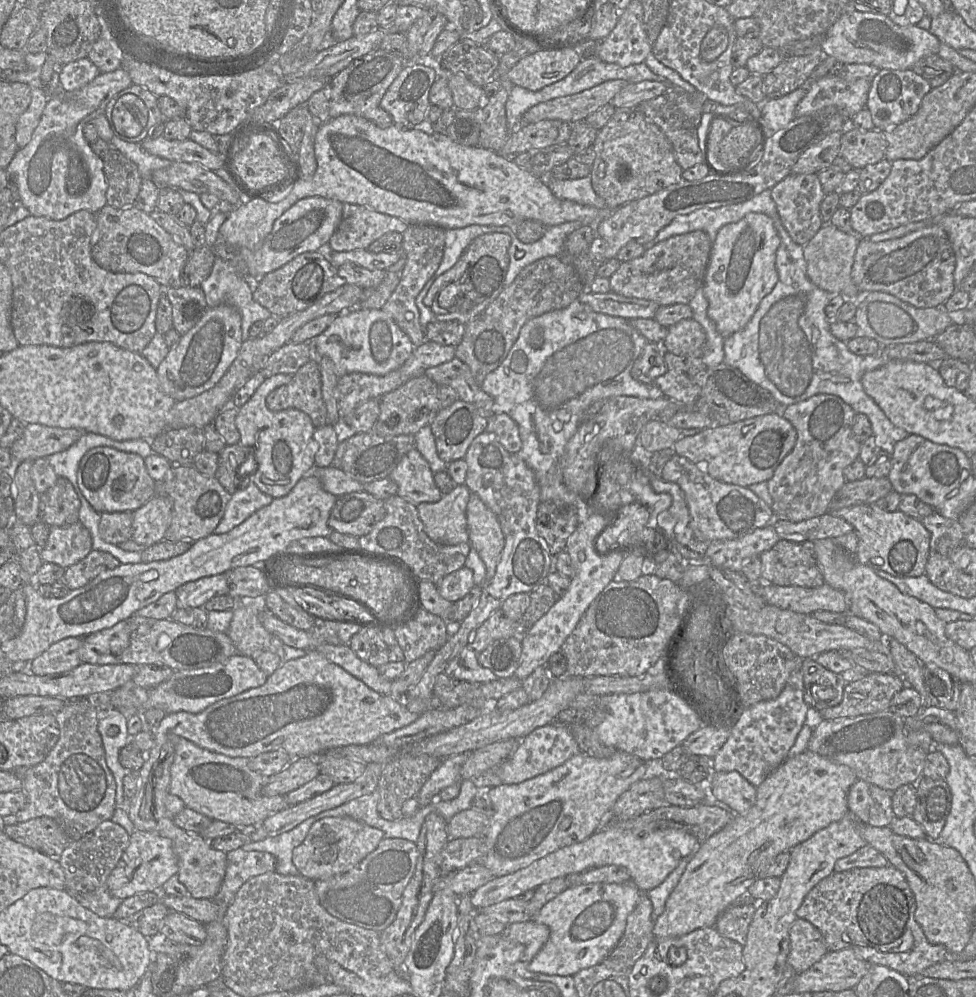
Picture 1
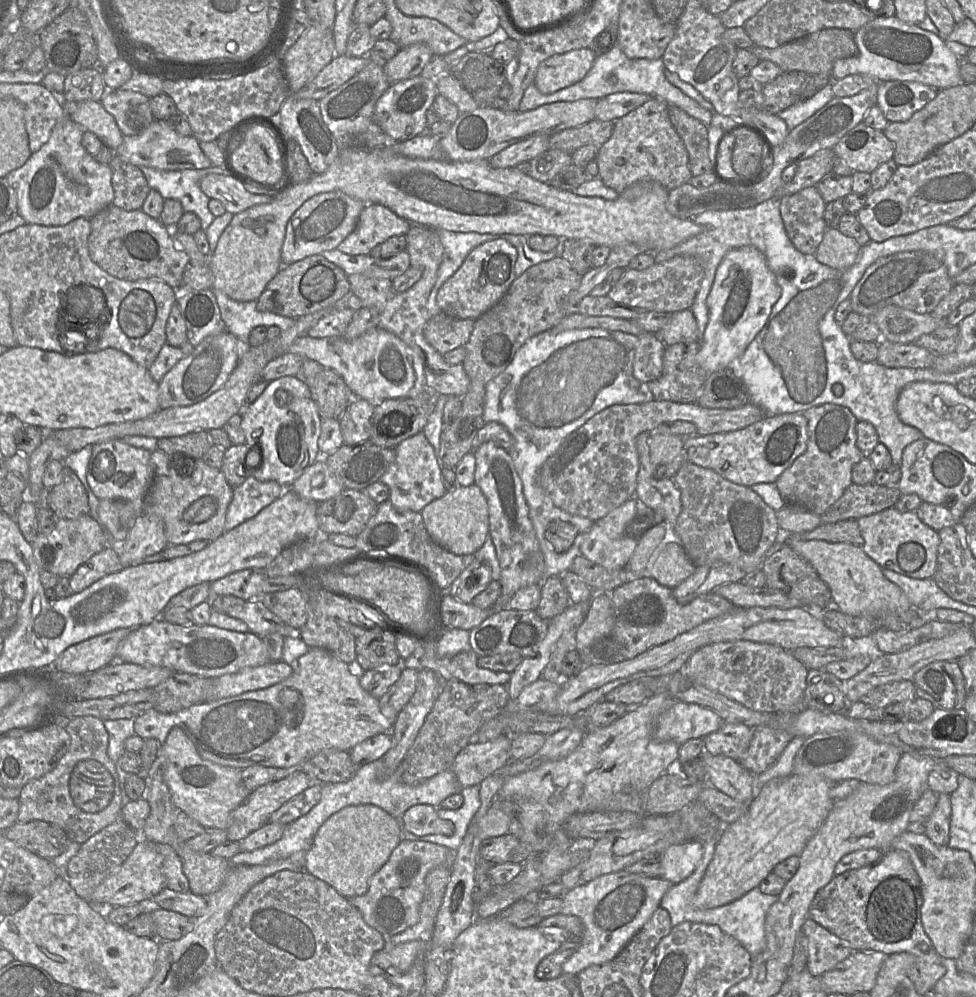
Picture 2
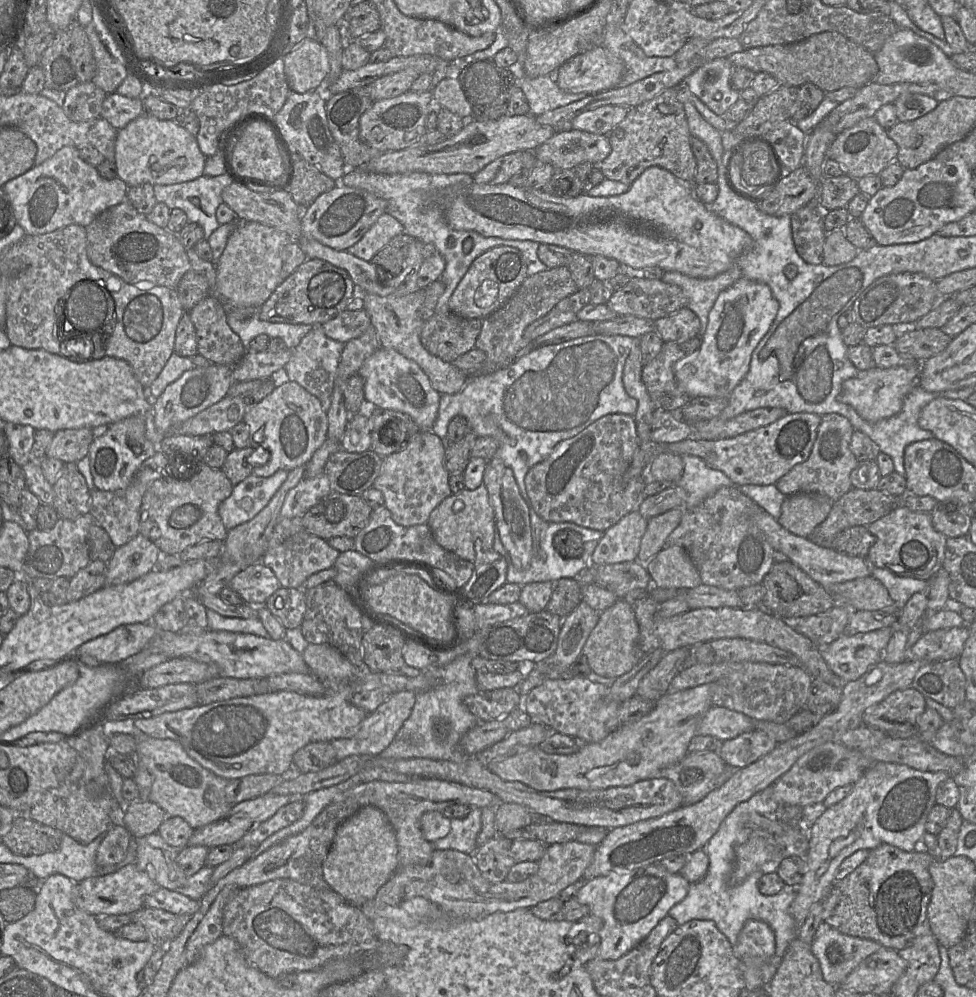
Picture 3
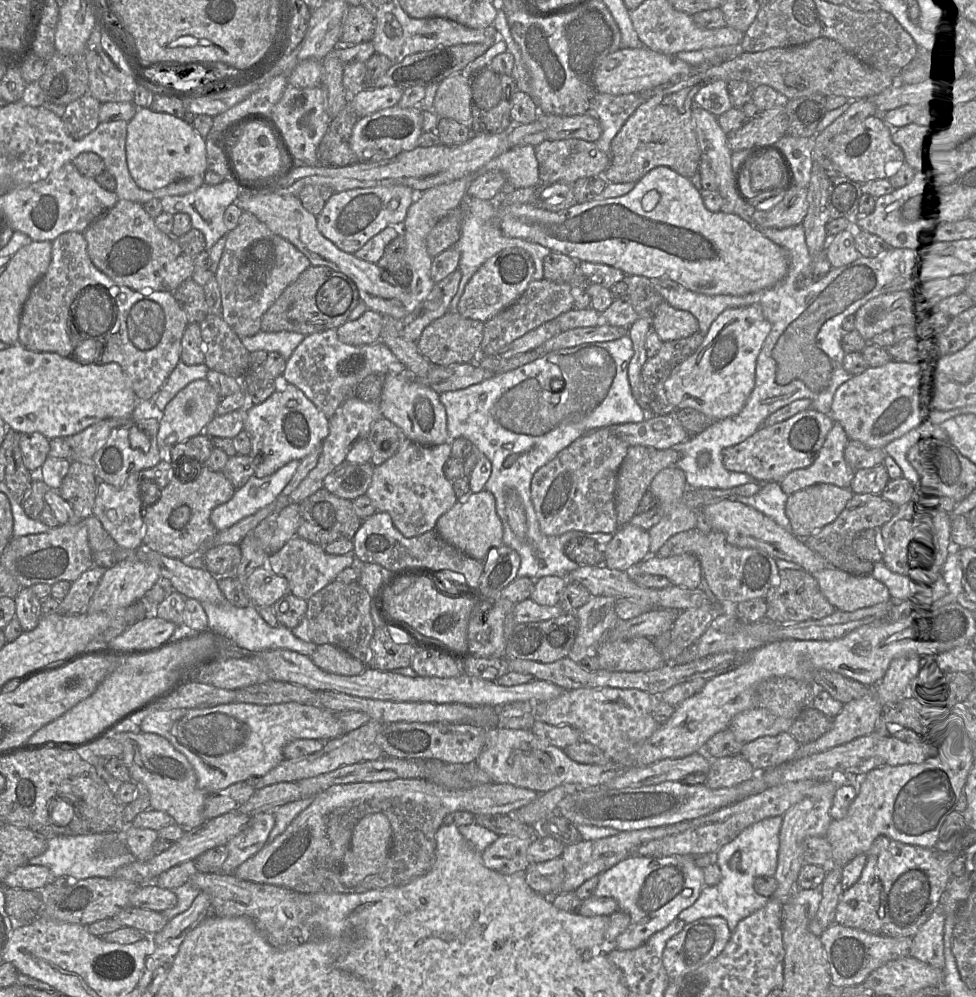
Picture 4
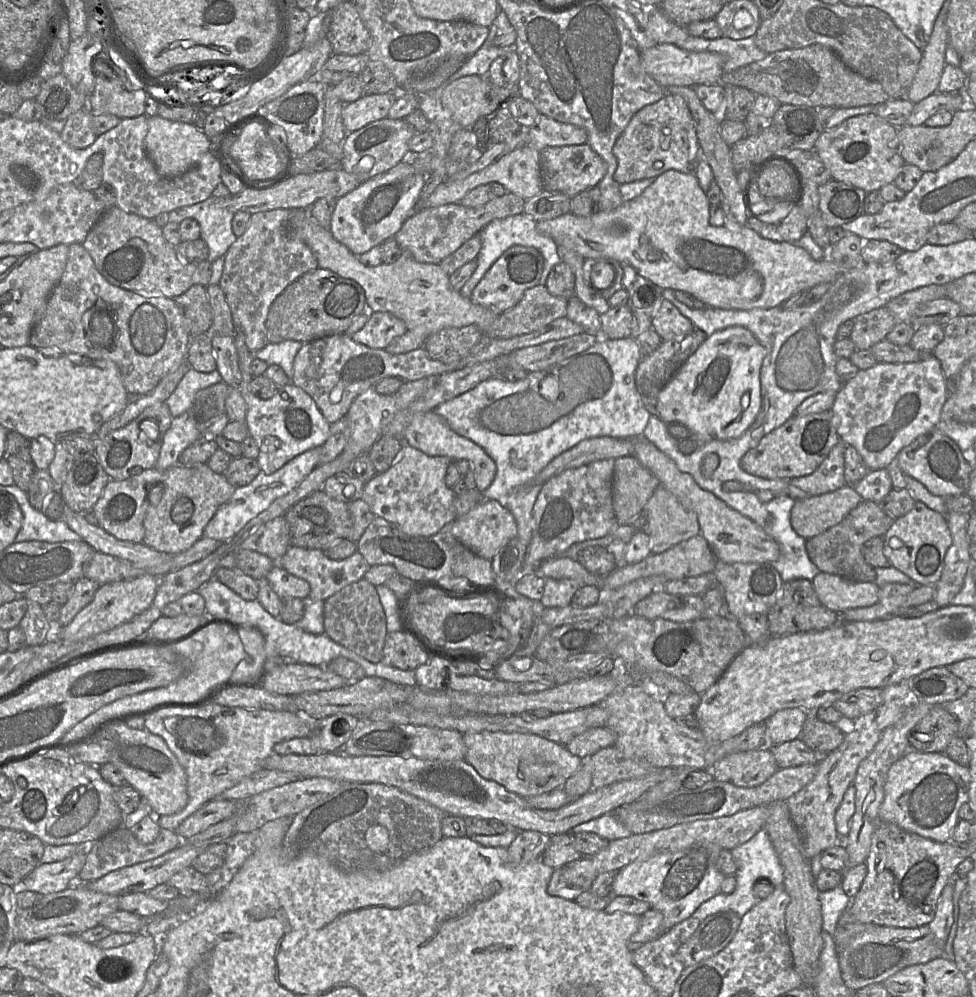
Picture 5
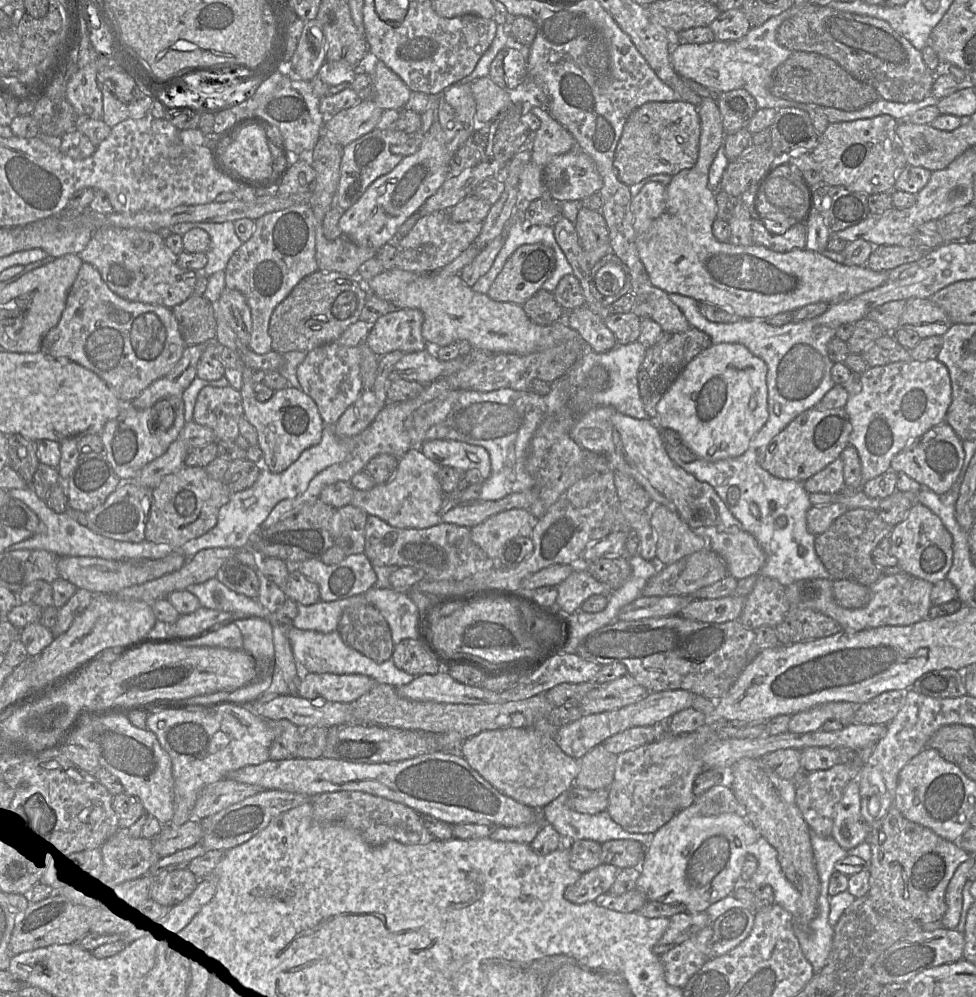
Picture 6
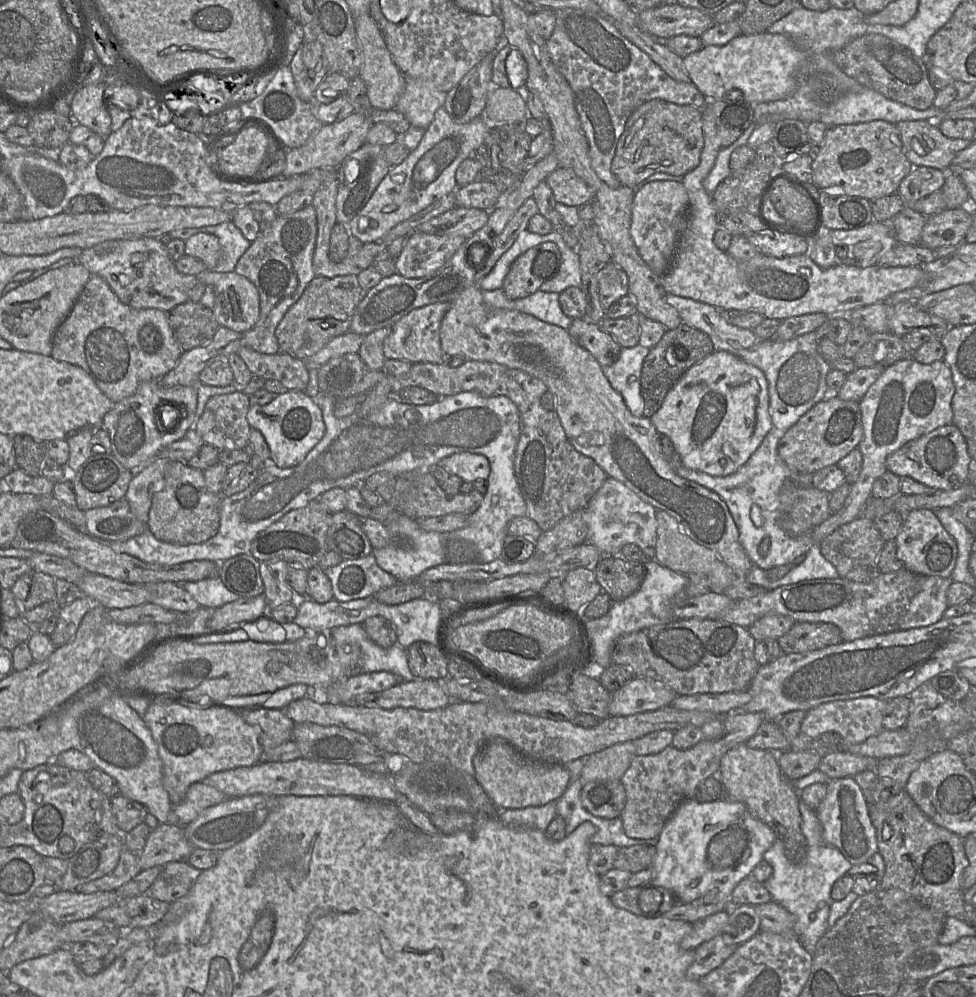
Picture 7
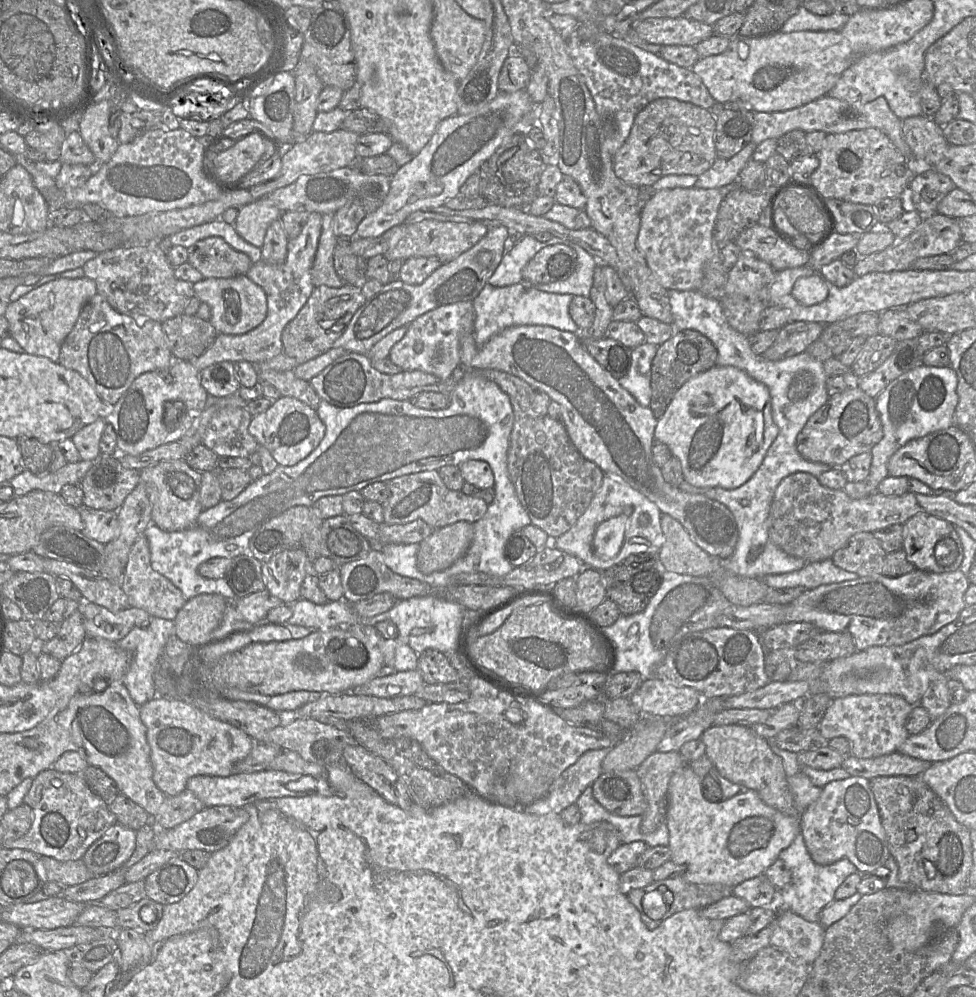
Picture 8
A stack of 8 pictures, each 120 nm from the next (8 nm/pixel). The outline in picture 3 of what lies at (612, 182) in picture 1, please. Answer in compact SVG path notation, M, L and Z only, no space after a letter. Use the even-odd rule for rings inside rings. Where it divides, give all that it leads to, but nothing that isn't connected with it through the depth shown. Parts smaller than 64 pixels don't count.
M671 87L629 109L624 120L609 134L611 152L599 165L606 179L631 185L646 169L661 167L686 184L694 182L696 159L690 143L692 135L678 93L678 87Z

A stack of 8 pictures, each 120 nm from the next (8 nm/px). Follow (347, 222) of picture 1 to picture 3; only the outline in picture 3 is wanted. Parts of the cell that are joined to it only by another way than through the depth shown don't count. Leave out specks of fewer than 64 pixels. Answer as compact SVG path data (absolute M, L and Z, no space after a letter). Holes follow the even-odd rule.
M385 212L363 237L346 251L365 261L370 261L382 247L401 233L404 233L403 225L391 214Z

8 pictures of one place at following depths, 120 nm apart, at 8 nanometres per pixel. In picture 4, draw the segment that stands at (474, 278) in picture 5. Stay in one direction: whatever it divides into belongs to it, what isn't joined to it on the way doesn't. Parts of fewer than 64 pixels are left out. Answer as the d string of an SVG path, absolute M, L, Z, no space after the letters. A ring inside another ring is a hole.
M467 195L465 196L460 206L460 209L462 210L461 235L459 240L452 246L460 253L458 270L461 272L462 276L458 290L450 302L449 310L456 311L465 286L481 265L487 259L504 249L520 248L526 251L534 262L534 279L540 280L544 278L543 261L551 250L538 243L506 236L500 227L501 207L502 206L499 206L499 204L496 203L496 200L482 200L468 197Z

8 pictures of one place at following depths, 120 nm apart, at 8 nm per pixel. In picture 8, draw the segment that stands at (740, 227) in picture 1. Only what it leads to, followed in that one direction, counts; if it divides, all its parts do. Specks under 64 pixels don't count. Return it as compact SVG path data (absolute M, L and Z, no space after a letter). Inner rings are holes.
M715 365L680 387L663 416L658 419L654 438L667 445L672 455L680 461L684 479L691 485L735 489L758 470L777 434L768 388L736 367Z

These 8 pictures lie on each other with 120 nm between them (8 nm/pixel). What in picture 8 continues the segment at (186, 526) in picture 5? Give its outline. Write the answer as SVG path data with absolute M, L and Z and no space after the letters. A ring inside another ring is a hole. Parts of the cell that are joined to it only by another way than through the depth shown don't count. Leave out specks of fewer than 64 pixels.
M185 460L163 461L140 471L143 483L151 503L151 520L163 531L175 532L194 527L203 511L200 503L202 473L191 468Z

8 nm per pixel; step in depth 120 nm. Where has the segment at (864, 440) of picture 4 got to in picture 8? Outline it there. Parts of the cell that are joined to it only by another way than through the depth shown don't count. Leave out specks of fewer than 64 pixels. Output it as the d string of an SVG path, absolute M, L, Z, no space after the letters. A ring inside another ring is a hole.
M920 366L892 382L875 398L883 437L870 451L872 456L869 475L865 482L870 492L887 477L889 458L907 442L954 425L954 413L958 403L956 393L957 375L950 367Z

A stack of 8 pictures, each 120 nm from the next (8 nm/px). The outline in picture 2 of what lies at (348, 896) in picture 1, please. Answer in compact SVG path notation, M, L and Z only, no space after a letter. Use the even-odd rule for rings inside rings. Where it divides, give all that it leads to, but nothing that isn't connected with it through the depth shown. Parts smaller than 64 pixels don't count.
M401 840L384 866L370 878L366 893L350 898L349 901L361 913L364 921L377 930L387 942L387 938L391 938L419 922L427 874L438 867L450 870L455 858L456 851L442 845Z

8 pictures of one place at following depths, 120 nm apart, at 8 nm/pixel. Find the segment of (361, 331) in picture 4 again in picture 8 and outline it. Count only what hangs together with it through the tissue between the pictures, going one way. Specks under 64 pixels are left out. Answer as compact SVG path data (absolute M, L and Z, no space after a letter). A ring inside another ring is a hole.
M471 301L457 302L428 311L407 325L405 335L391 348L388 358L403 371L420 370L442 380L449 379L455 367L461 363L460 341L465 335L474 333L474 322L475 310Z

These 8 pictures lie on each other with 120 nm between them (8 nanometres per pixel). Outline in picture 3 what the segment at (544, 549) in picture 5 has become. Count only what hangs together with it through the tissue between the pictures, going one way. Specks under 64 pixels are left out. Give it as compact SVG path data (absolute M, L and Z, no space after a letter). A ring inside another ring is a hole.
M620 413L607 414L574 437L562 440L544 461L533 466L526 475L527 493L536 513L547 522L573 522L582 527L606 531L629 512L638 510L645 497L646 478L628 479L627 473L637 447L635 419Z

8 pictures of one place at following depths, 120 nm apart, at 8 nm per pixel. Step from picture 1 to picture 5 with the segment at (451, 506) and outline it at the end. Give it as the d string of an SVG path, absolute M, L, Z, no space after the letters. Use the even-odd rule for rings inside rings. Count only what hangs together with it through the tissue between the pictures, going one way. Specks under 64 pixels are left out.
M486 499L452 522L453 535L480 557L491 560L509 540L517 537L514 515L499 501Z

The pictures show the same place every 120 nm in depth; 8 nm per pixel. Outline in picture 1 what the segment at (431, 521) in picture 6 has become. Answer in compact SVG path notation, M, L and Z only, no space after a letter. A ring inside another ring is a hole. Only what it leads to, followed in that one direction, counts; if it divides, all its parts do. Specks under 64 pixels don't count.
M415 448L410 450L389 475L398 486L397 495L412 503L416 507L420 503L436 503L441 500L443 494L434 481L434 473L429 463Z

